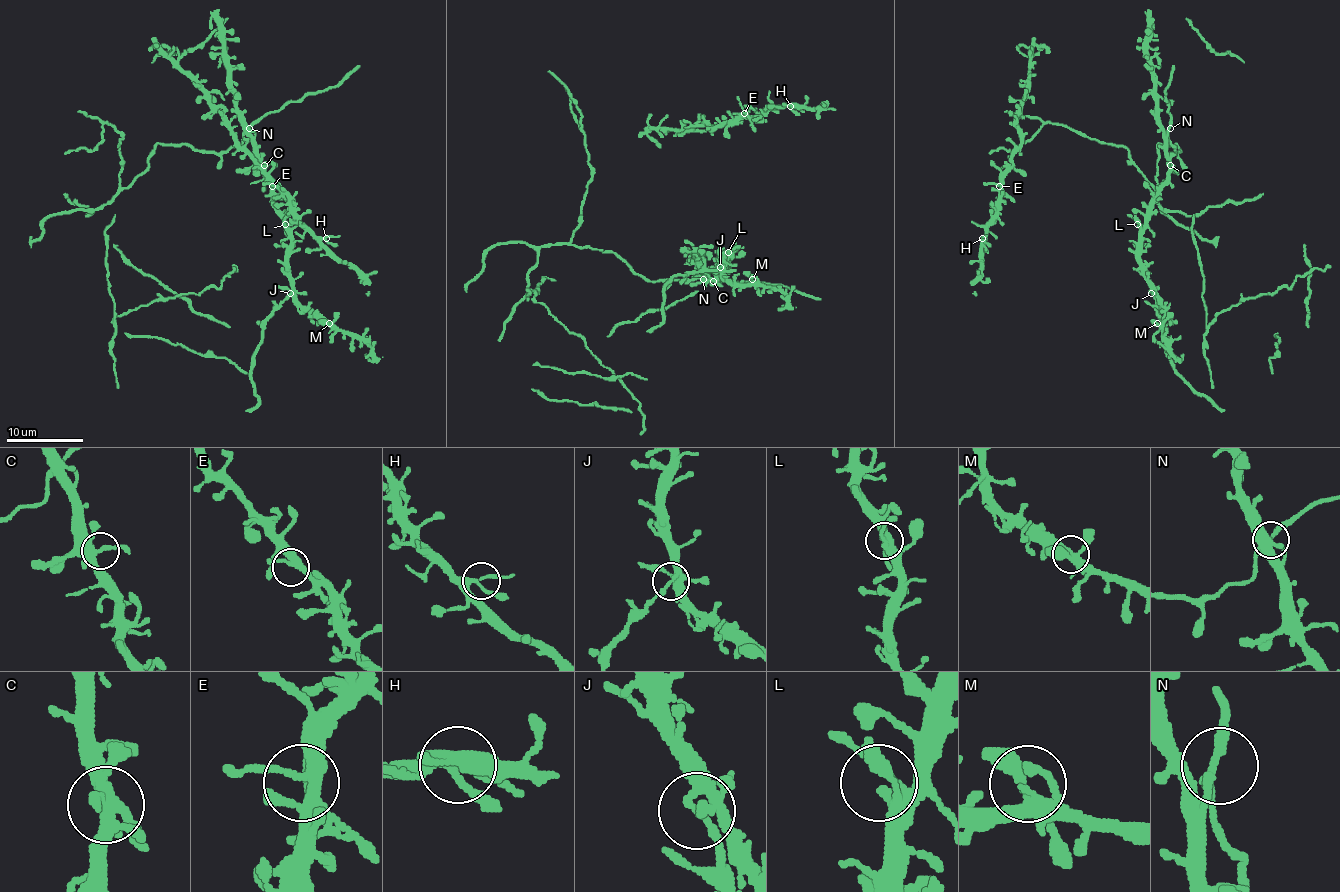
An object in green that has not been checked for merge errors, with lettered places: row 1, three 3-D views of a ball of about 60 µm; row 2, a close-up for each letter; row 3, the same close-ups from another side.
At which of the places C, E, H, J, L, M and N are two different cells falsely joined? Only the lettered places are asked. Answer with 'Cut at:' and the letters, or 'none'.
Cut at: J

